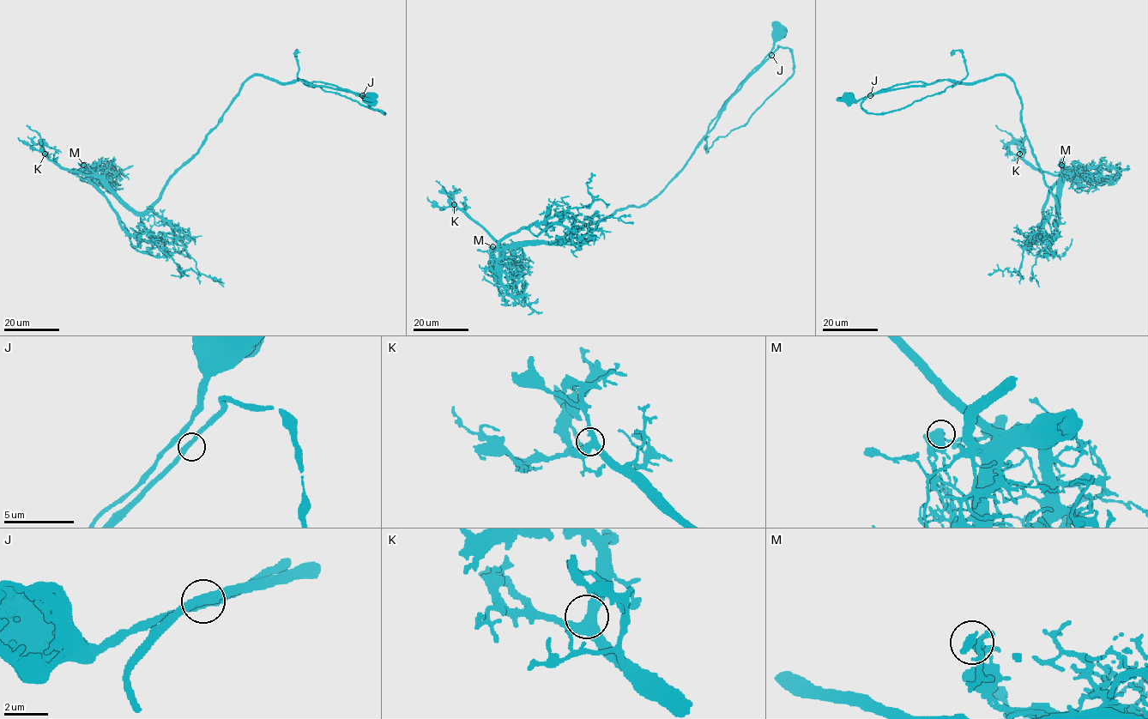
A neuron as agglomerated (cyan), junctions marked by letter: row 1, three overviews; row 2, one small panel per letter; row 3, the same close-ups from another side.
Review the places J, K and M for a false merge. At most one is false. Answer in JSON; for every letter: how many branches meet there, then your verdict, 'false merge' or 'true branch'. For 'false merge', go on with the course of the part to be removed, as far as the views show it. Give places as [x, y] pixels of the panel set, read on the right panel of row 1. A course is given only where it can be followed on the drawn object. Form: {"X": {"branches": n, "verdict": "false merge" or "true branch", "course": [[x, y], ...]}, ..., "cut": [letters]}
{"J": {"branches": 3, "verdict": "true branch"}, "K": {"branches": 3, "verdict": "true branch"}, "M": {"branches": 3, "verdict": "false merge", "course": [[1061, 165], [1066, 172], [1072, 173], [1075, 178], [1084, 172], [1083, 169], [1067, 172], [1060, 160], [1062, 157]]}, "cut": ["M"]}

